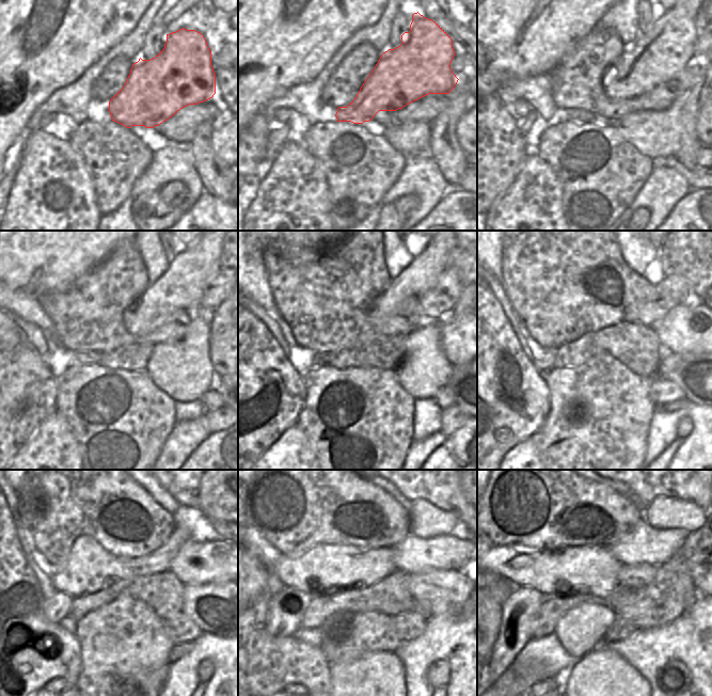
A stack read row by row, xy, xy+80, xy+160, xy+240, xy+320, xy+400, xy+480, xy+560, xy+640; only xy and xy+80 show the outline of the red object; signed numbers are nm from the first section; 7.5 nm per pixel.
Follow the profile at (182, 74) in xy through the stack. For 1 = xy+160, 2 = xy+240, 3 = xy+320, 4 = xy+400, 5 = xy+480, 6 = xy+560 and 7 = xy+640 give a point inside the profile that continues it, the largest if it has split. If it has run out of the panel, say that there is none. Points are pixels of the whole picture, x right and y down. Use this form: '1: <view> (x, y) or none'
1: xy+160 (659, 54)
2: xy+240 (180, 287)
3: xy+320 (423, 272)
4: xy+400 (546, 363)
5: xy+480 (57, 607)
6: xy+560 (287, 607)
7: xy+640 (519, 610)

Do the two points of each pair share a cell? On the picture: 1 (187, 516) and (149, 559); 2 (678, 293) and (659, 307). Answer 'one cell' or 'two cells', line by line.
1: two cells
2: one cell

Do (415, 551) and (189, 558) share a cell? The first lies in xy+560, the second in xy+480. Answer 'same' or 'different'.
same

